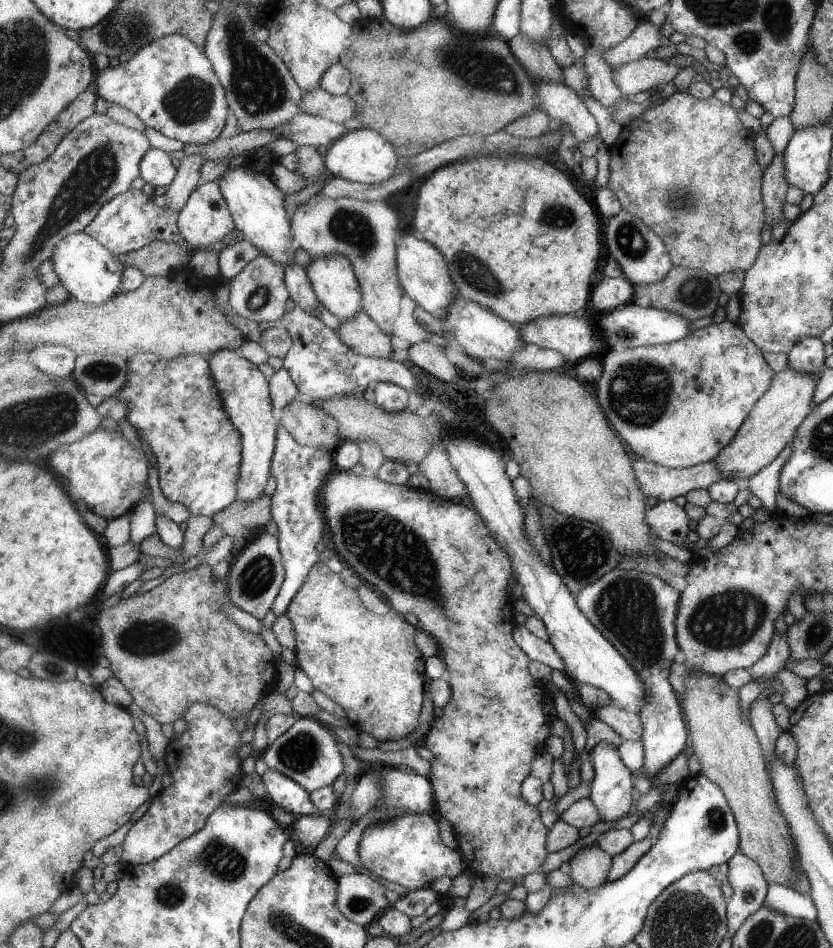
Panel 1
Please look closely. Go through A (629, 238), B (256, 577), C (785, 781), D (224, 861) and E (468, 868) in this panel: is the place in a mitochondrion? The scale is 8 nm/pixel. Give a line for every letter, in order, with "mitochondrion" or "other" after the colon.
A: mitochondrion
B: mitochondrion
C: other
D: mitochondrion
E: other

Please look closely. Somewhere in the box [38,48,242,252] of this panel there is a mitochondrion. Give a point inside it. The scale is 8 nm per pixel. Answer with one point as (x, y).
(192, 99)

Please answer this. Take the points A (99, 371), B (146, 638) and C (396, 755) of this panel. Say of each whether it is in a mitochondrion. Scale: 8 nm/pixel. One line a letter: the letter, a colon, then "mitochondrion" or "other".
A: mitochondrion
B: mitochondrion
C: other

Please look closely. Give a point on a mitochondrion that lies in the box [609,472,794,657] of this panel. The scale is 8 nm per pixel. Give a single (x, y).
(723, 622)

